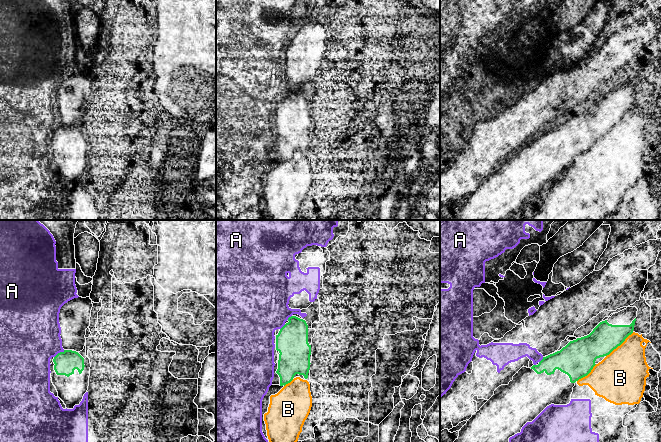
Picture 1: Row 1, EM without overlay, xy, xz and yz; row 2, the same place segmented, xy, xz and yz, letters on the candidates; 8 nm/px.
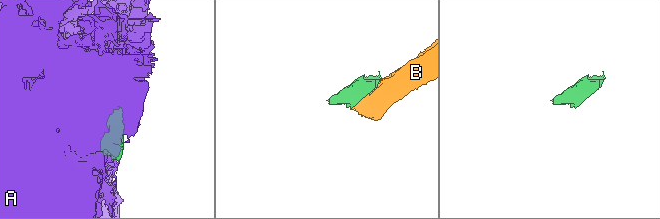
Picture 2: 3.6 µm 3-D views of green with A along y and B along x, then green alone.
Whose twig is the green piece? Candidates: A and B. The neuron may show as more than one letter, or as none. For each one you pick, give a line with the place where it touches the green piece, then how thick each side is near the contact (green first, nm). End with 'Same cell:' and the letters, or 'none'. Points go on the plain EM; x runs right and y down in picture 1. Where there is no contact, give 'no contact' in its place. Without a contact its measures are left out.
Same cell: none

